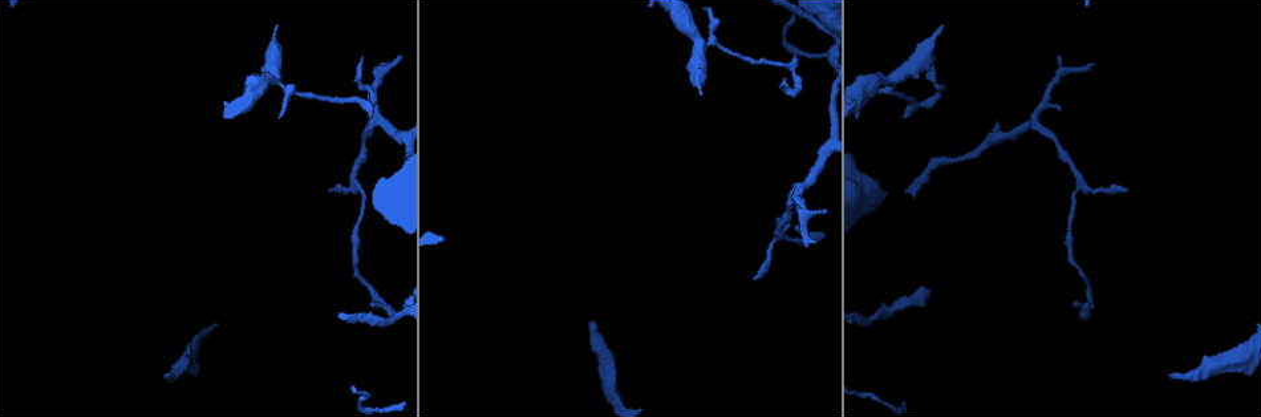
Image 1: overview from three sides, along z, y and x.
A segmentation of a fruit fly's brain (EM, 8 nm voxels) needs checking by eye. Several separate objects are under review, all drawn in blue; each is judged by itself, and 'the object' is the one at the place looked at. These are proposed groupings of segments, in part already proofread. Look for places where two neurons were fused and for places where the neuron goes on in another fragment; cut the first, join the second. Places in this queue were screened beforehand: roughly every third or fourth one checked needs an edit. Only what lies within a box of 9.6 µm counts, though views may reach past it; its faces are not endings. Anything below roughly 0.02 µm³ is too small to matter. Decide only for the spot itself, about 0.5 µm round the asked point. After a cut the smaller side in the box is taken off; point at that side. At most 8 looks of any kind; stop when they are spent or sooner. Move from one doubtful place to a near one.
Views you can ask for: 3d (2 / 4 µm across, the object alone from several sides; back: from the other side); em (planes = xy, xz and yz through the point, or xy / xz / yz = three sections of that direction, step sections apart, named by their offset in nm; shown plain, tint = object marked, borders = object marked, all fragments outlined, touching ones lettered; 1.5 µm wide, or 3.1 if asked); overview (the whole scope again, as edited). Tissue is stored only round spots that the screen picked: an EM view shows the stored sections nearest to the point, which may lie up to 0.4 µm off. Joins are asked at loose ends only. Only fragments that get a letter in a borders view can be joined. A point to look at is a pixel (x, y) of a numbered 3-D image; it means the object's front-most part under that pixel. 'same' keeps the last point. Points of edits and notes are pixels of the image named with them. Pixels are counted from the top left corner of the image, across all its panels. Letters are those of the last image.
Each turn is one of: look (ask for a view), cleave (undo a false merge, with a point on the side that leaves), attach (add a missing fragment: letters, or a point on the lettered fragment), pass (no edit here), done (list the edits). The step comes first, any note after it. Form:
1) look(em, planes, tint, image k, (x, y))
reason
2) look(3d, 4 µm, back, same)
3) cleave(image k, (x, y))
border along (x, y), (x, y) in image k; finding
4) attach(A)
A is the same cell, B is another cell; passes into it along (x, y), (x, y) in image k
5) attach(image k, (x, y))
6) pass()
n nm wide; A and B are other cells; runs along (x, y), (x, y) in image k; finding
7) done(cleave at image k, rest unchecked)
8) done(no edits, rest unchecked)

look(em, xy, step 4, tint, image 1, (164, 376))
an open end

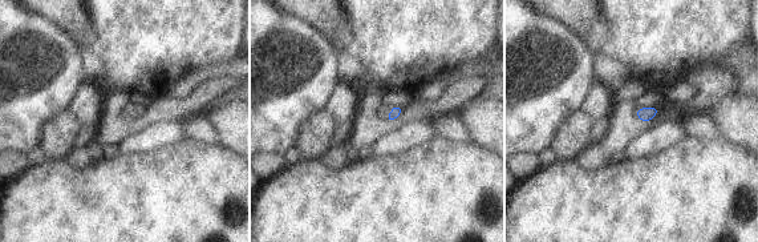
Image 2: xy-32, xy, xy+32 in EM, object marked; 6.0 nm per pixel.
look(em, xy, step 4, borders, same)
what lies round it

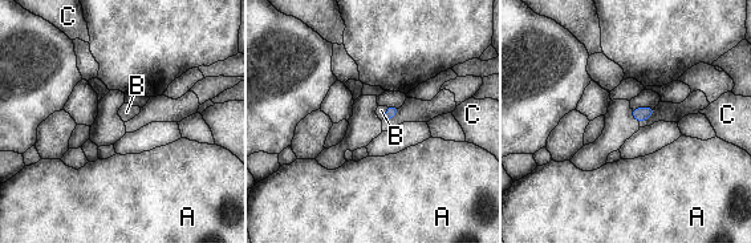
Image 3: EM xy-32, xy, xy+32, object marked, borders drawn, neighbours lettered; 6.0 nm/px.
attach(B)
B is the same cell, A and C are other cells; passes into it along (390, 113), (385, 113), (381, 110) in image 3; it goes on there

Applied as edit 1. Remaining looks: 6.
look(overview)
see it whole again

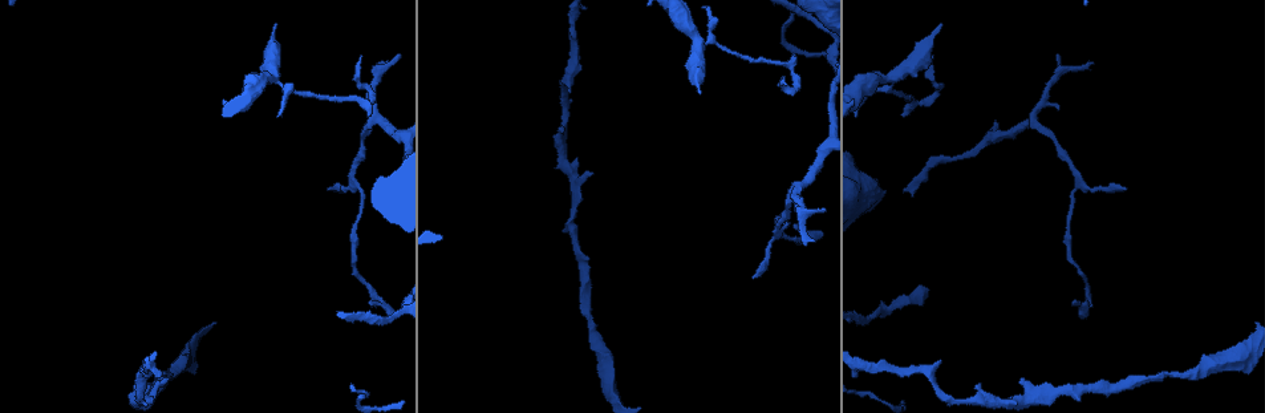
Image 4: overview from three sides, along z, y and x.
look(em, planes, borders, image 4, (701, 44))
arms part here

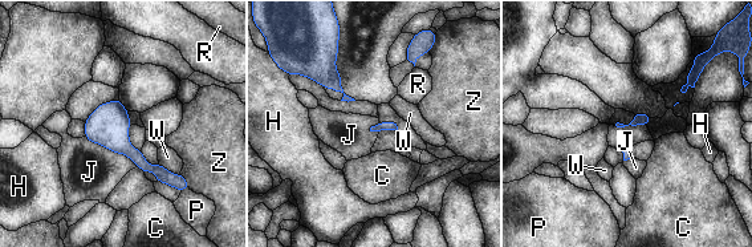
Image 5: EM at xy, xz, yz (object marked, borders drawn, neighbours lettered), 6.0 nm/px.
pass()
60 nm wide; C, H, J, P, R, W and Z are other cells; runs along (88, 122), (179, 179) in image 5; one neuron here

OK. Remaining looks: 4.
done(attach at image 3, rest unchecked)

